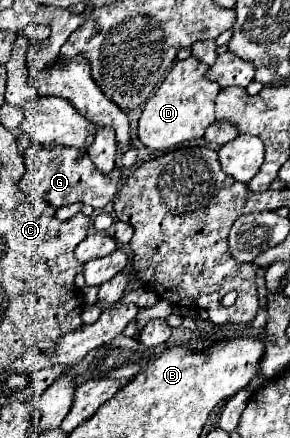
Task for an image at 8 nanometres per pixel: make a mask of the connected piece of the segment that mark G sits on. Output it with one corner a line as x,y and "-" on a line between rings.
32,146
24,154
26,174
24,174
24,194
30,200
46,200
54,208
82,202
94,208
104,208
118,190
120,168
116,168
110,176
100,174
88,154
80,154
80,150
64,150
64,146

